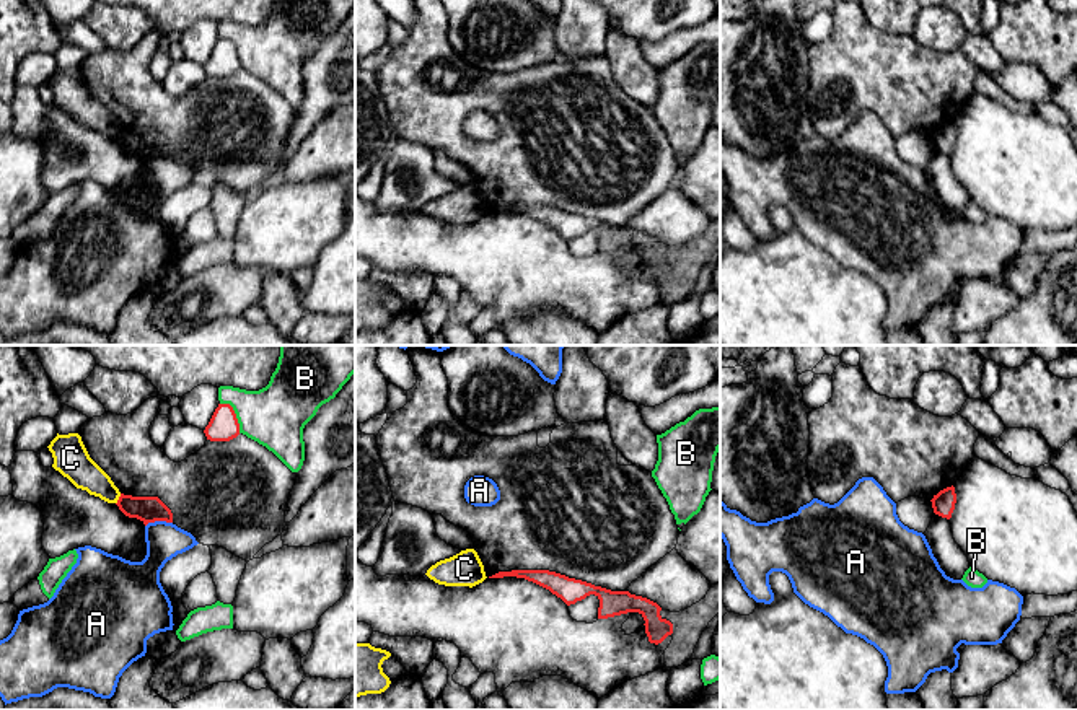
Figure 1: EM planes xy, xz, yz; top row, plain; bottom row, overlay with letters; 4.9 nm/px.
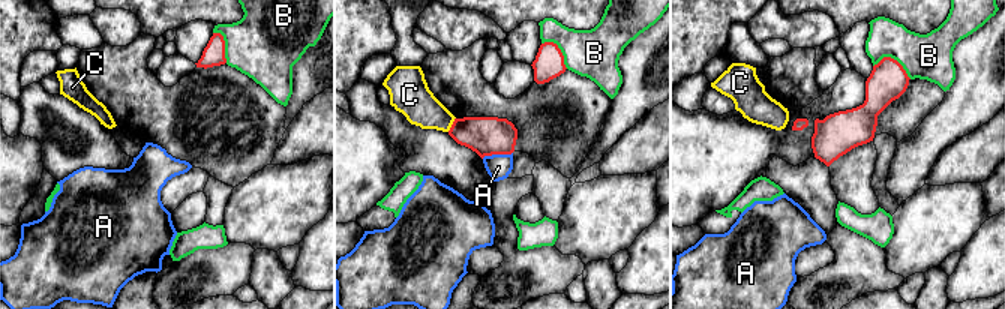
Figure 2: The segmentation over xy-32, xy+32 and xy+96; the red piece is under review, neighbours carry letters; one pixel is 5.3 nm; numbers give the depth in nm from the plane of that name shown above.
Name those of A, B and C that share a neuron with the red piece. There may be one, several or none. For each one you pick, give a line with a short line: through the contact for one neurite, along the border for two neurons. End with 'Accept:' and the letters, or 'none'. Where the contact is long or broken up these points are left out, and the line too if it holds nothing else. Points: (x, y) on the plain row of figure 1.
Accept: none

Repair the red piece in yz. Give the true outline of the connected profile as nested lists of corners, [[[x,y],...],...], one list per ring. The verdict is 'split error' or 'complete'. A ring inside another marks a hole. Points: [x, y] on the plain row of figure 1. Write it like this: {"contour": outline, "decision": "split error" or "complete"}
{"contour": [[[955,122],[940,125],[930,137],[935,150],[950,155],[956,138]]], "decision": "complete"}

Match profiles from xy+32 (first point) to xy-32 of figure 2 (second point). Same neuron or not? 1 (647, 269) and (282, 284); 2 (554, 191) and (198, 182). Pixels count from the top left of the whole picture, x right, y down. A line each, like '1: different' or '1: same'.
1: different
2: different

